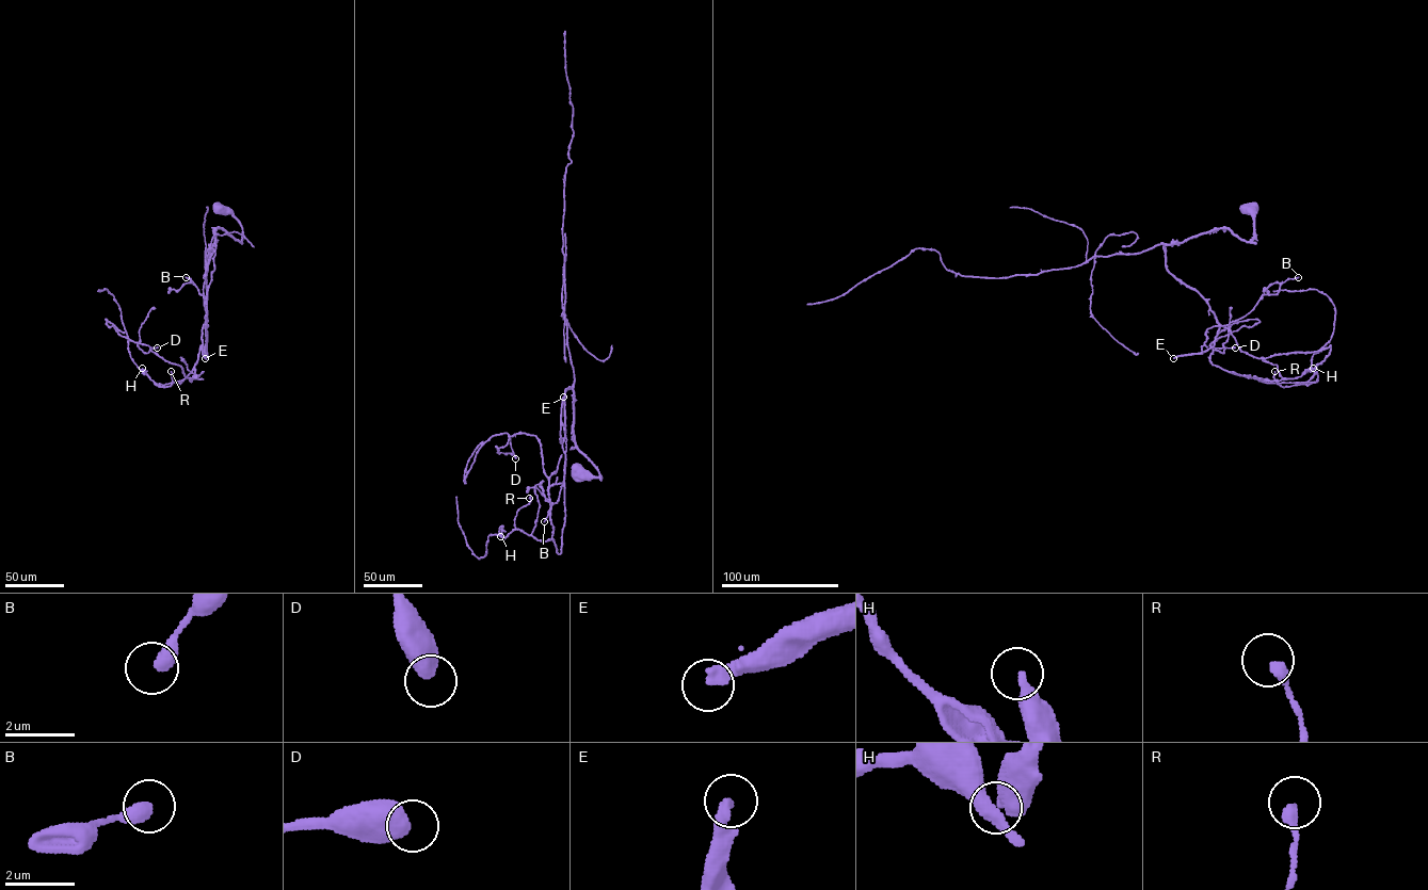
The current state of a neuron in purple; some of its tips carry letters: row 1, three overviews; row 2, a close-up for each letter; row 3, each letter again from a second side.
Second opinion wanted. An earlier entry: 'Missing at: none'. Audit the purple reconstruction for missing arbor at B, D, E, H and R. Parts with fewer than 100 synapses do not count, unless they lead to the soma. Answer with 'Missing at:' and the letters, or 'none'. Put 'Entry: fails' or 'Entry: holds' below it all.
Missing at: E
Entry: fails

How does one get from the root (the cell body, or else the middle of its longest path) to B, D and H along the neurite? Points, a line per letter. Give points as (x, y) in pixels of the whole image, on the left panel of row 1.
B: (221, 208), (238, 222), (242, 239), (214, 231), (206, 276), (204, 354), (204, 296), (186, 277)
D: (221, 208), (238, 222), (242, 239), (214, 231), (206, 358), (201, 345), (191, 381), (149, 349), (157, 348)
H: (221, 208), (238, 222), (242, 239), (214, 231), (206, 358), (201, 345), (192, 371), (164, 385), (142, 368)

